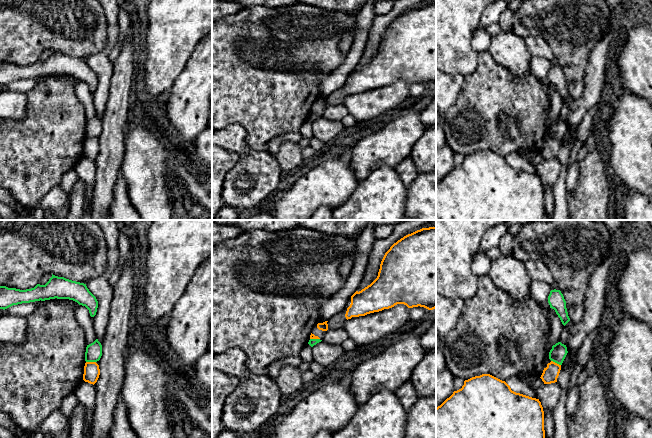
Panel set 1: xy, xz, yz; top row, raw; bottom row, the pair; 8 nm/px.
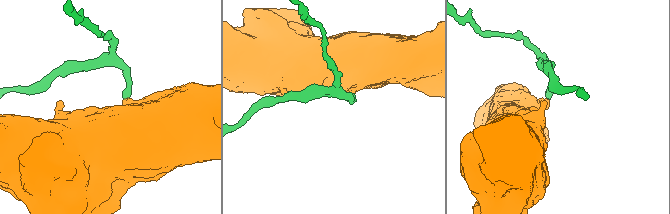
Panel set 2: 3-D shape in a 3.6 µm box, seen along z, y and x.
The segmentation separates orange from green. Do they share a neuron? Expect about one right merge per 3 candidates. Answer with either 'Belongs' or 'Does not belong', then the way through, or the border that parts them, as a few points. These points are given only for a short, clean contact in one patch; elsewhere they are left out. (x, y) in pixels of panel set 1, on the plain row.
Does not belong. Boundary: xy (86, 137), (95, 138)

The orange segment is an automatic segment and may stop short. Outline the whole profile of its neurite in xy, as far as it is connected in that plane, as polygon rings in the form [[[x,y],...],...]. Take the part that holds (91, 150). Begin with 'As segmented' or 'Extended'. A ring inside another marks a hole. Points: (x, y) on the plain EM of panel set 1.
As segmented. [[[86,138],[84,142],[83,156],[90,160],[95,160],[99,154],[100,145],[96,138]]]

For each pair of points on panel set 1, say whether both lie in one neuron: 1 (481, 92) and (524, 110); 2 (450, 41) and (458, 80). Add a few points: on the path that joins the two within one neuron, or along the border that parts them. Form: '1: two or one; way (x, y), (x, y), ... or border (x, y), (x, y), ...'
1: one; way (492, 103), (498, 109), (513, 110)
2: two; border (446, 72), (463, 76)

